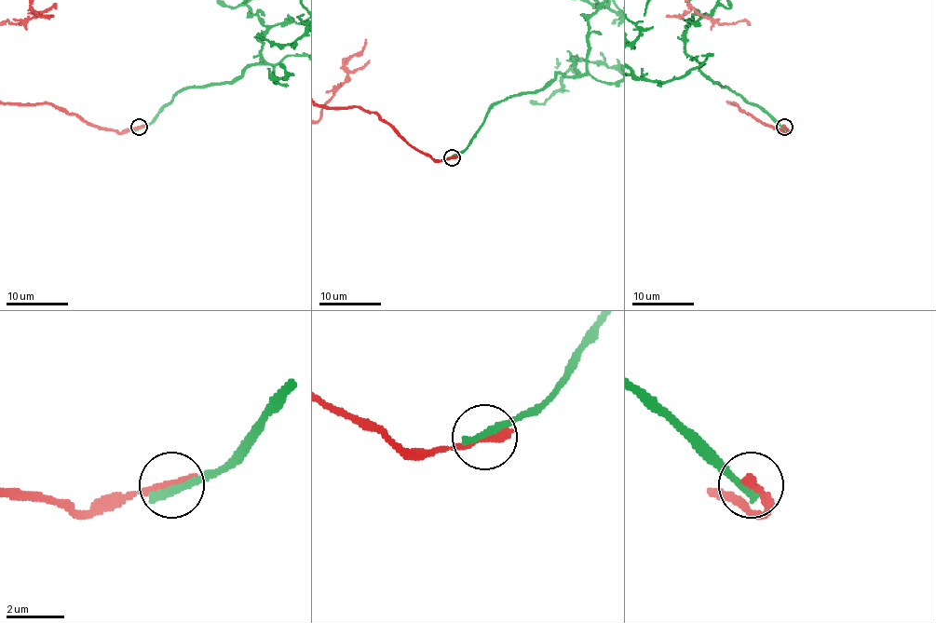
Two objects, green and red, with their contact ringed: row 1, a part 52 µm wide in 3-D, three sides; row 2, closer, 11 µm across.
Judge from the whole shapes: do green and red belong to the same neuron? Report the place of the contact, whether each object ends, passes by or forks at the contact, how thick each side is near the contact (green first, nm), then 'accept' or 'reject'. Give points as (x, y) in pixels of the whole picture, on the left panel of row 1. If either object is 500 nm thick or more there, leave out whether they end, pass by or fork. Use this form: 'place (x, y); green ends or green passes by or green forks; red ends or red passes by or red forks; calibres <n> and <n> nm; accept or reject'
place (139, 127); green ends; red ends; calibres 300 and 400 nm; reject

